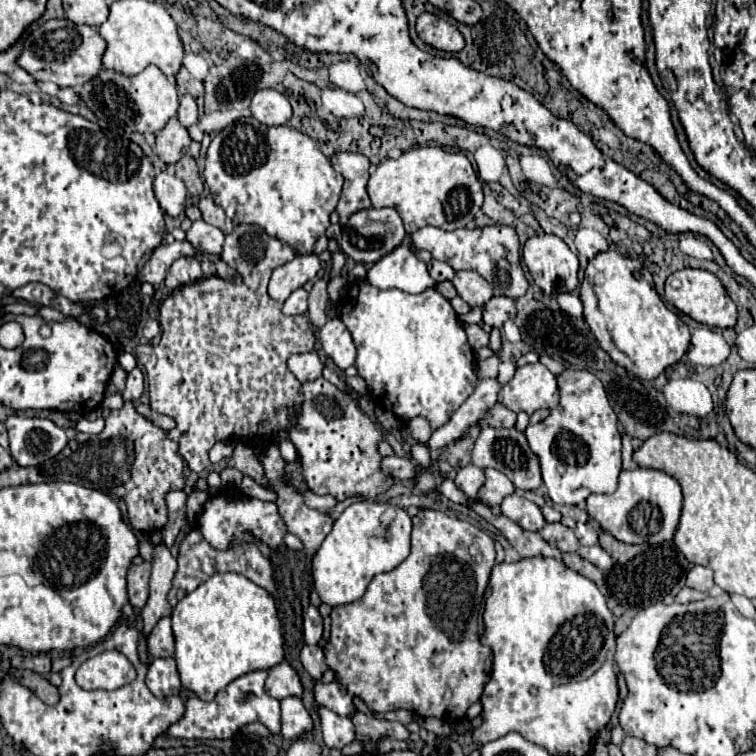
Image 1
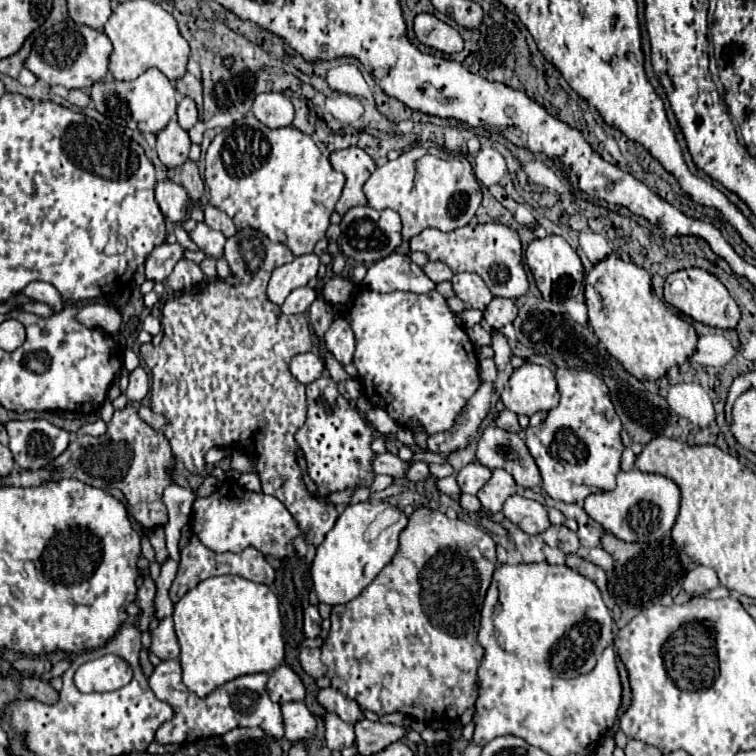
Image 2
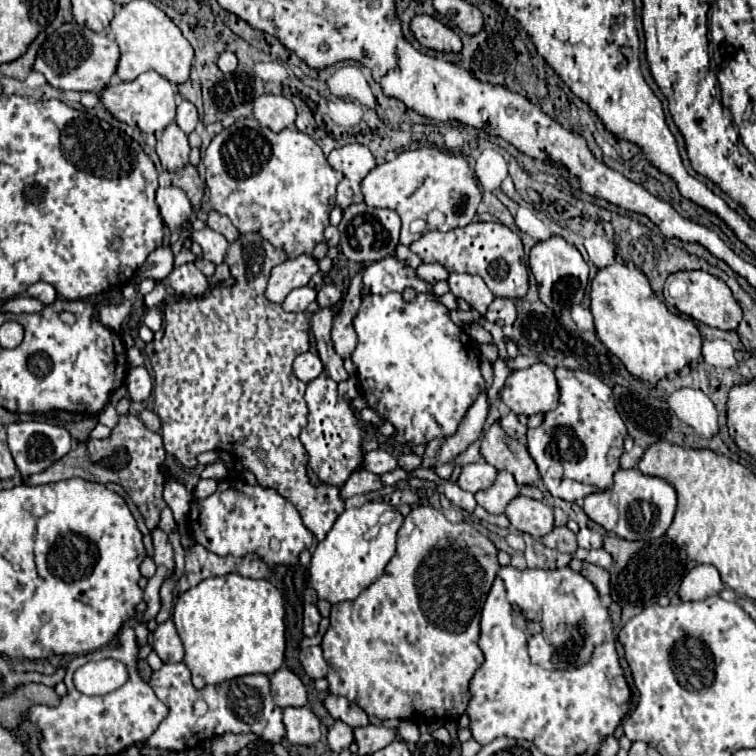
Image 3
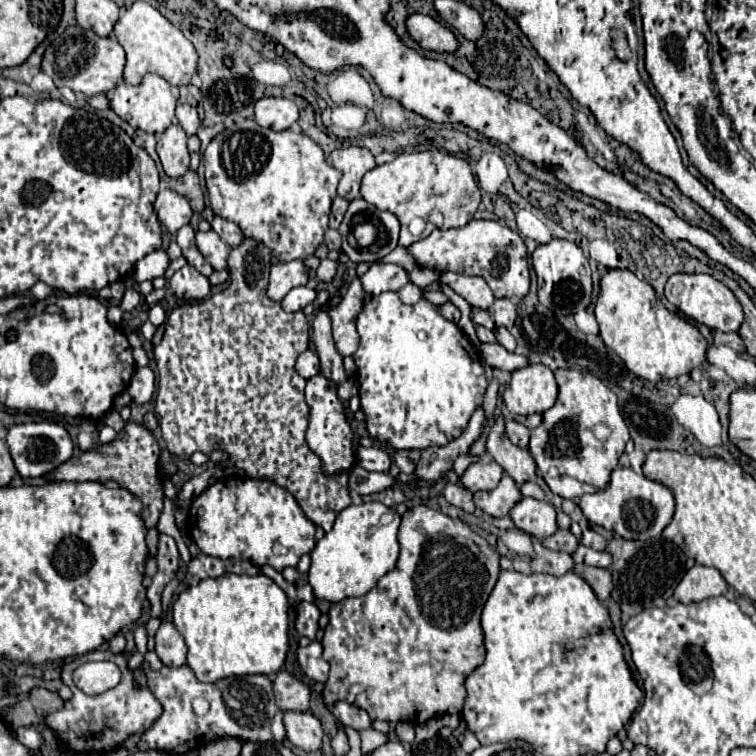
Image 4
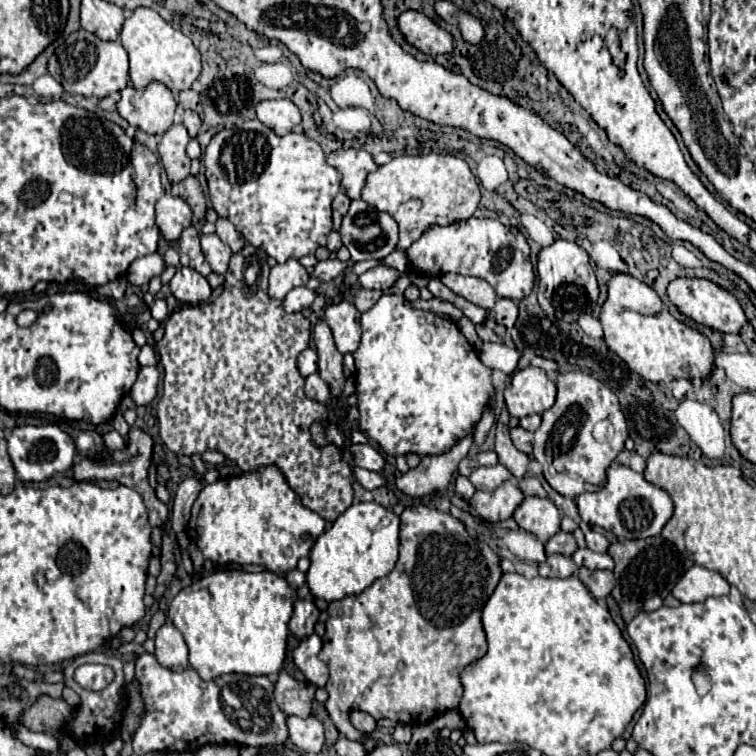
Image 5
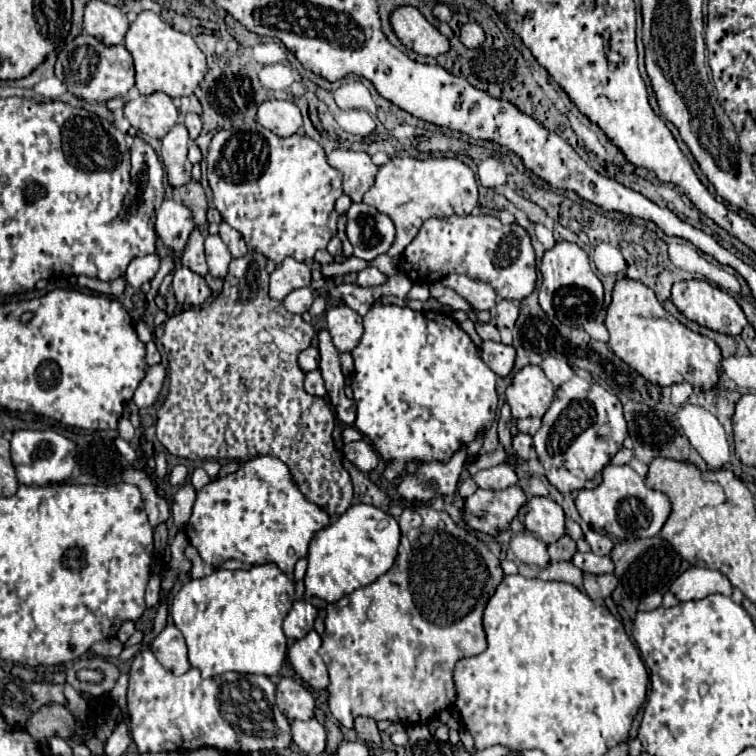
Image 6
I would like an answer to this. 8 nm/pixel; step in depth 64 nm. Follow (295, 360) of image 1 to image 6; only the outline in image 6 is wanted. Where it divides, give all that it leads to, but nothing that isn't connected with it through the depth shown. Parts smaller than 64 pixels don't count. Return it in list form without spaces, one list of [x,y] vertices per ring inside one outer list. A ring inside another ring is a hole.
[[[308,346],[306,350],[300,352],[298,356],[298,364],[304,372],[310,372],[310,370],[316,370],[318,364],[320,364],[320,354],[318,354],[318,348],[314,346]]]

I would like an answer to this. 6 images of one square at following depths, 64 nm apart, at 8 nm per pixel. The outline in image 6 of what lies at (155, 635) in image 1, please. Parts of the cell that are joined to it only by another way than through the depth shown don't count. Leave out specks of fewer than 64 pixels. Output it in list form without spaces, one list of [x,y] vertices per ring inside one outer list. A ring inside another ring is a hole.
[[[170,622],[152,642],[150,650],[154,652],[154,656],[158,658],[158,662],[170,670],[172,674],[180,676],[184,672],[190,670],[188,664],[188,656],[186,656],[186,642],[182,632]]]

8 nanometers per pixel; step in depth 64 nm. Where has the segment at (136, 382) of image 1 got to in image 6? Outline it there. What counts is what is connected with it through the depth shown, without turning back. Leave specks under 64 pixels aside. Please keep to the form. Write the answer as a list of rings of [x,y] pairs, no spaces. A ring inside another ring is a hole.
[[[156,364],[148,370],[146,378],[142,380],[142,384],[134,394],[134,402],[138,408],[150,408],[158,400],[164,386],[164,378],[166,378],[166,368],[162,364]]]

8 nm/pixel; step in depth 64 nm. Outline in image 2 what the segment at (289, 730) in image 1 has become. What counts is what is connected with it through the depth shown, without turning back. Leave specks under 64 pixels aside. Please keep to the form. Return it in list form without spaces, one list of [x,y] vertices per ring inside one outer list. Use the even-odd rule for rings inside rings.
[[[290,702],[282,706],[286,738],[294,744],[300,740],[310,740],[316,734],[316,718],[310,714],[304,702]]]

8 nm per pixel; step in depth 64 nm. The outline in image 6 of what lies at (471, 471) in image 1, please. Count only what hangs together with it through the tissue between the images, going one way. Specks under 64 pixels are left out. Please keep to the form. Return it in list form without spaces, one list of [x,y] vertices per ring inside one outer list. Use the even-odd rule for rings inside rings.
[[[498,464],[486,470],[480,470],[474,476],[474,482],[480,488],[490,488],[490,490],[504,490],[510,486],[516,486],[520,480],[520,476],[516,474],[516,470],[510,464]]]

